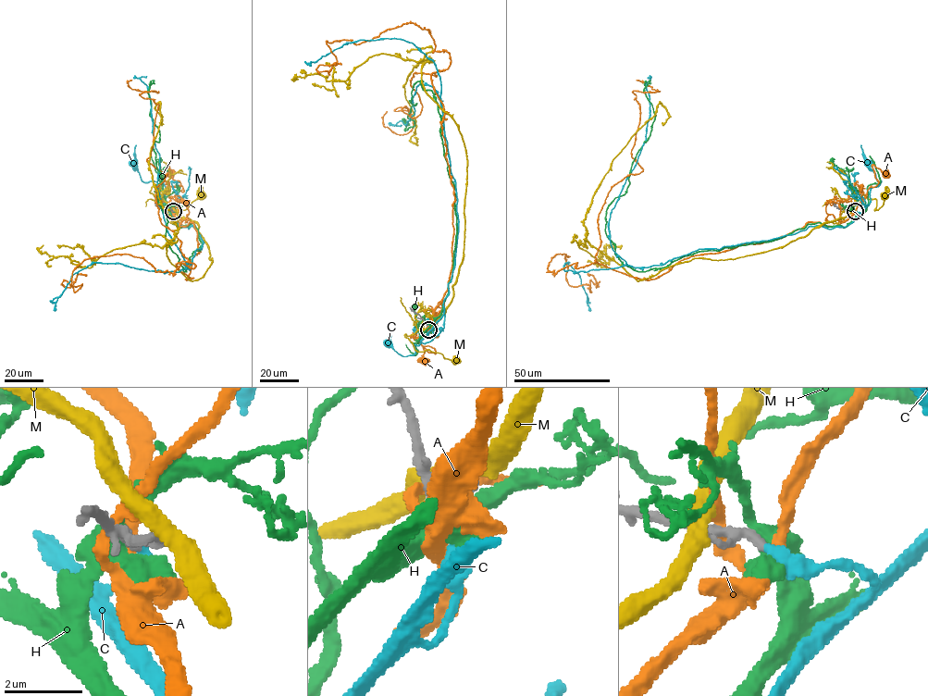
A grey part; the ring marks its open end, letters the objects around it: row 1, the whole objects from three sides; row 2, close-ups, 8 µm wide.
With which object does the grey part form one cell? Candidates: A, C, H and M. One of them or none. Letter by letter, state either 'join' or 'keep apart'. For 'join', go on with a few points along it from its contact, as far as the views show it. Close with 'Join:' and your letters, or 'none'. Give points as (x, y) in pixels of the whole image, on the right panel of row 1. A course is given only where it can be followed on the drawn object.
A: keep apart
C: join; course (855, 211), (860, 213), (868, 205), (870, 190), (881, 181), (876, 179), (868, 164)
H: keep apart
M: keep apart
Join: C

